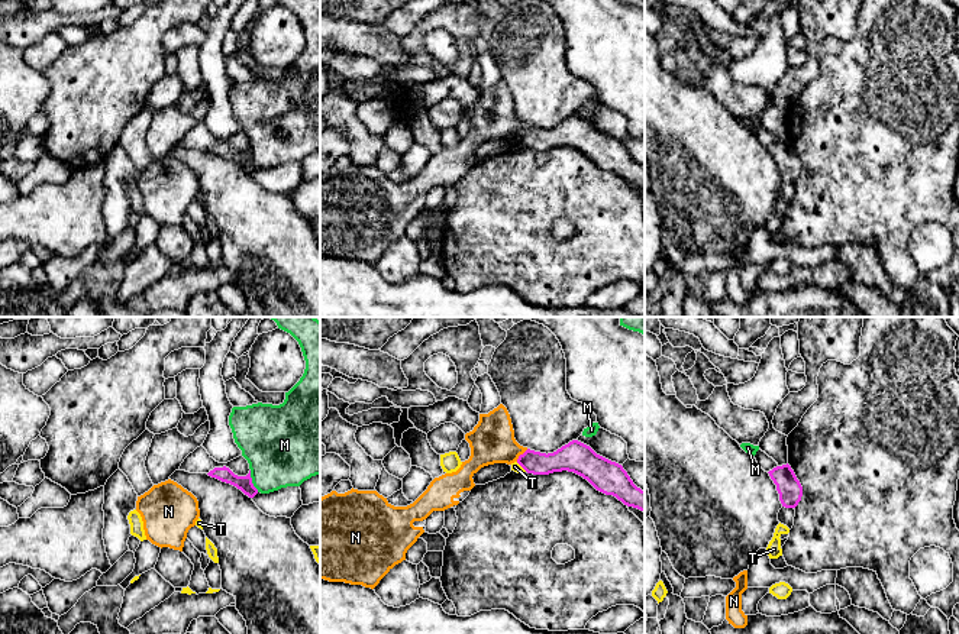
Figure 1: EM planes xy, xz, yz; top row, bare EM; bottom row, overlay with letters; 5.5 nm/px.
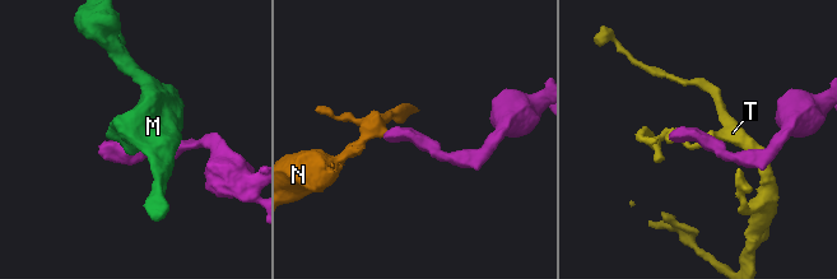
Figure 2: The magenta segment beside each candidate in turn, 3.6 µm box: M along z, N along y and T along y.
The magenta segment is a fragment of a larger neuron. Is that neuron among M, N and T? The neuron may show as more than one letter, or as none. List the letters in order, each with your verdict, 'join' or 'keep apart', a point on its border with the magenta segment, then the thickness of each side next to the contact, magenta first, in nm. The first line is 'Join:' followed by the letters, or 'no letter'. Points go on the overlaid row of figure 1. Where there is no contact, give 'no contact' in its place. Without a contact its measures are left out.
Join: N
M: keep apart | xy (251, 481) | 80/420 nm
N: join | xz (520, 455) | 130/240 nm
T: keep apart | xz (522, 466) | 130/50 nm

